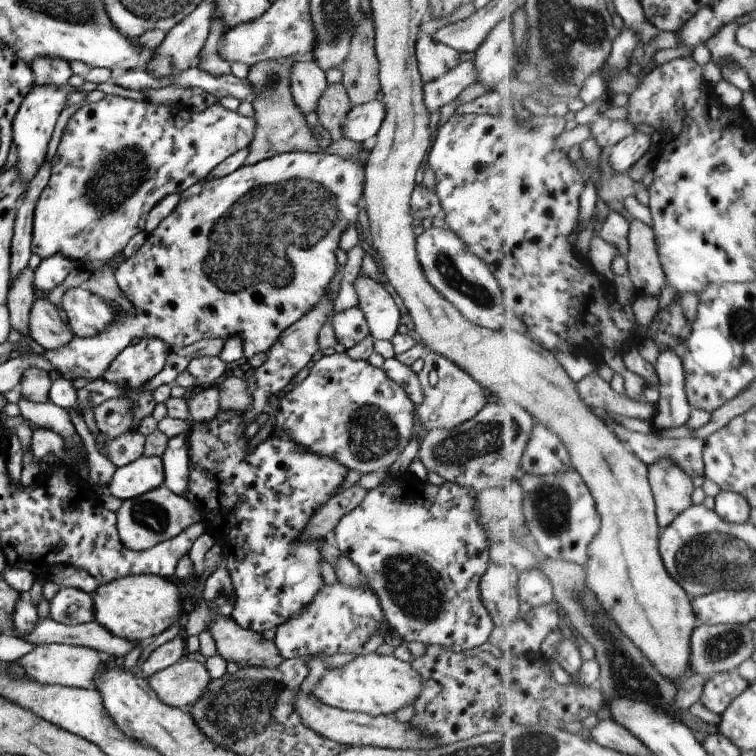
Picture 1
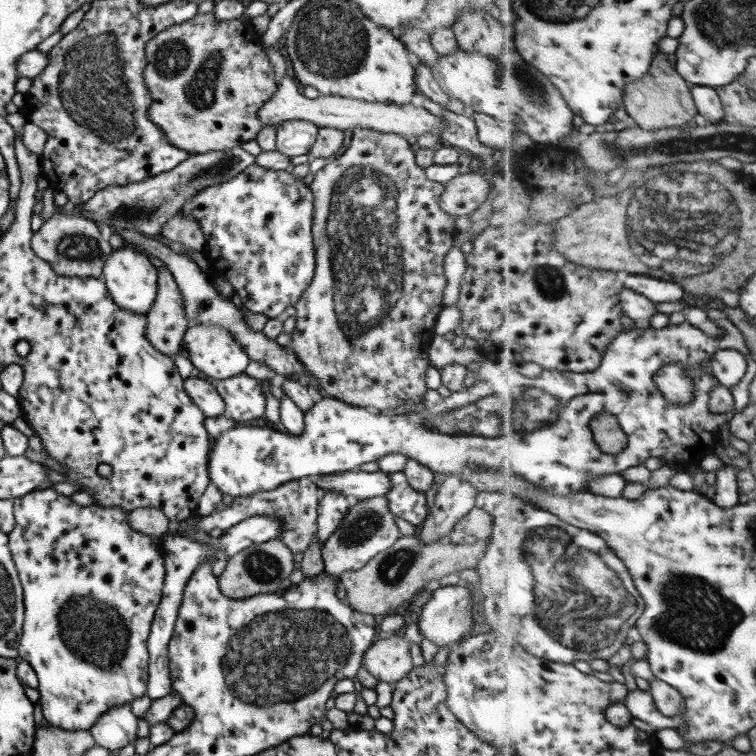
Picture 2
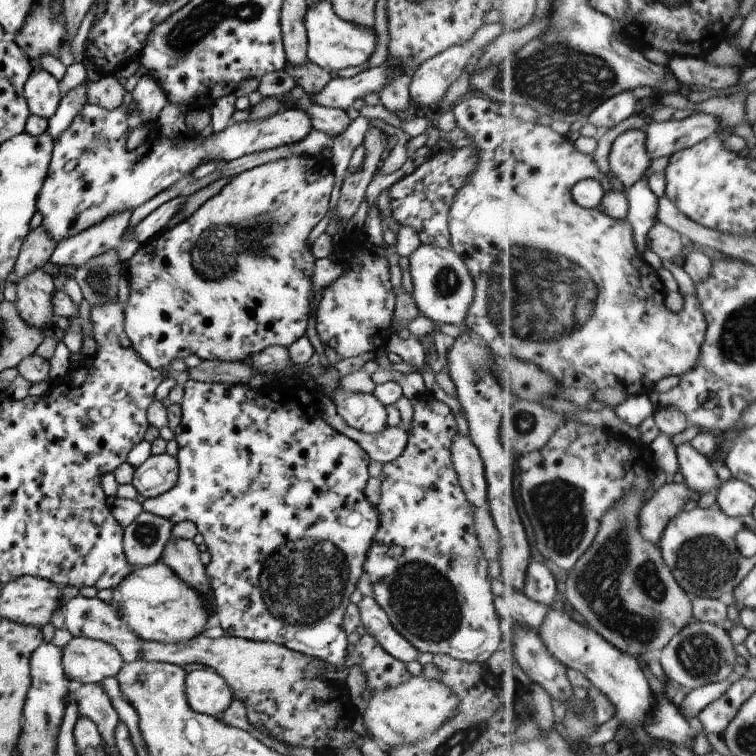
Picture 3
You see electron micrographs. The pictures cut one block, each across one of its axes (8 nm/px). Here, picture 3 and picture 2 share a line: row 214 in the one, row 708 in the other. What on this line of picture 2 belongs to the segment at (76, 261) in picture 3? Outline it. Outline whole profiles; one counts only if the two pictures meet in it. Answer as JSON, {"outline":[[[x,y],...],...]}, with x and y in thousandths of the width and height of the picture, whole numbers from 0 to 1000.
{"outline":[[[161,933],[136,942],[116,967],[124,975],[128,987],[152,995],[180,981],[183,951],[173,940],[172,933]]]}

